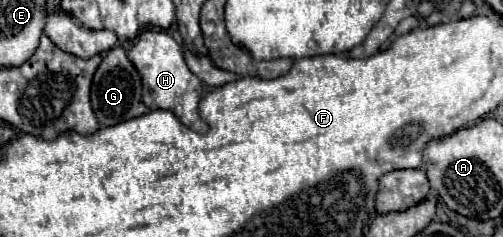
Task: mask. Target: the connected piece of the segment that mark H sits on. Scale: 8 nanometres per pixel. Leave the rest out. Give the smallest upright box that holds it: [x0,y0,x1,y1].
[128,30,210,132]

